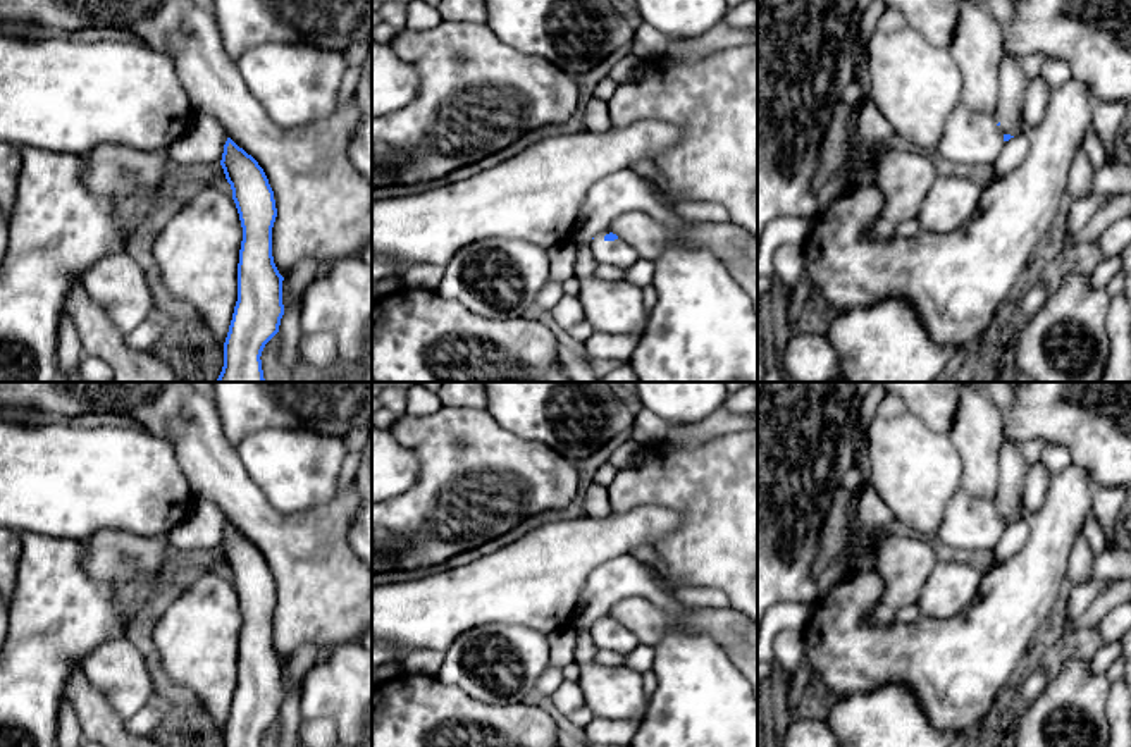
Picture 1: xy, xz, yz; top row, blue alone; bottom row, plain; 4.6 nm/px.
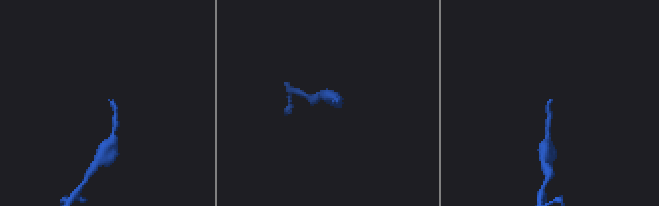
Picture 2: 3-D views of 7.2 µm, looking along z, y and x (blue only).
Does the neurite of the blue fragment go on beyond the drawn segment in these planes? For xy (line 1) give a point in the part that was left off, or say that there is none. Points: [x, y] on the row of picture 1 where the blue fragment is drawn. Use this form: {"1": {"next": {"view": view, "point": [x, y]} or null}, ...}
{"1": {"next": null}}

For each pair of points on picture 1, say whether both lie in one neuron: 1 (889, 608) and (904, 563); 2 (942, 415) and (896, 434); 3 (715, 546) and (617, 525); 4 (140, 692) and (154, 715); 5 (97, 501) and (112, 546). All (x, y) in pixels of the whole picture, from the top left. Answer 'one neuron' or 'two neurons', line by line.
1: one neuron
2: two neurons
3: two neurons
4: two neurons
5: two neurons

